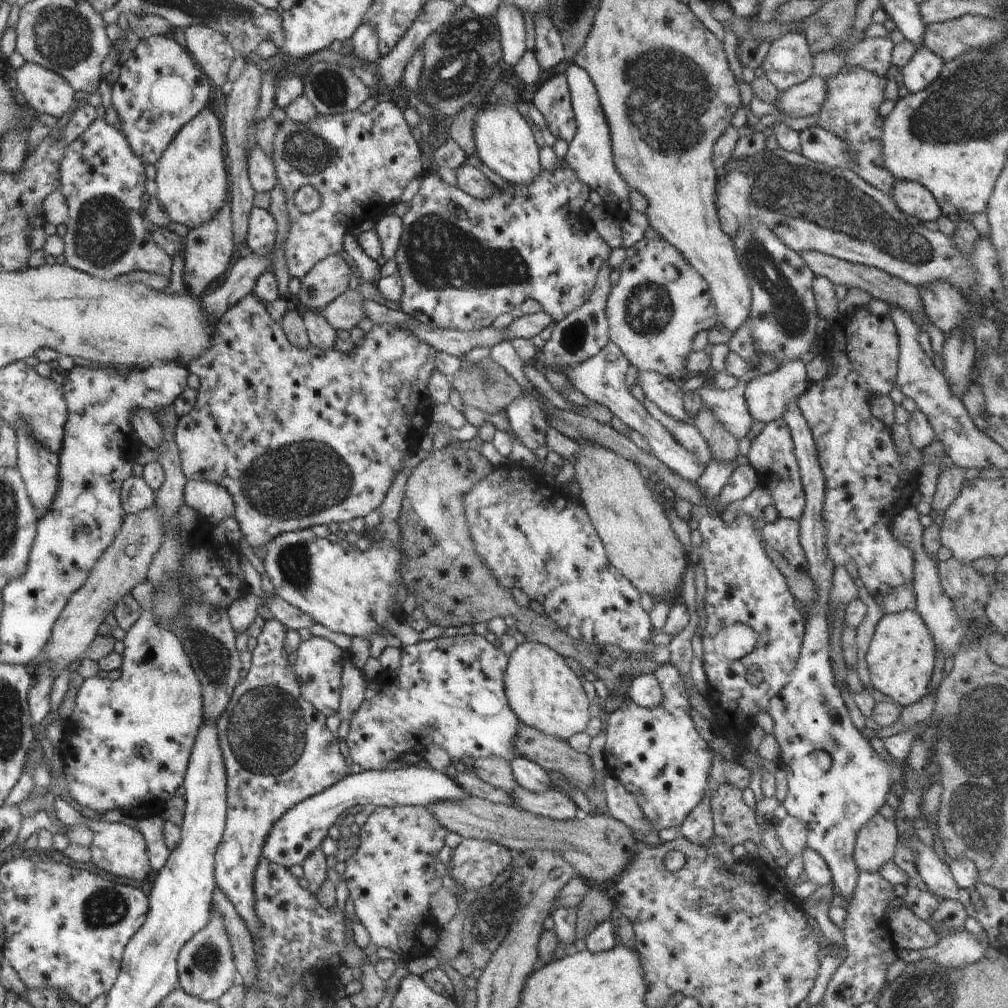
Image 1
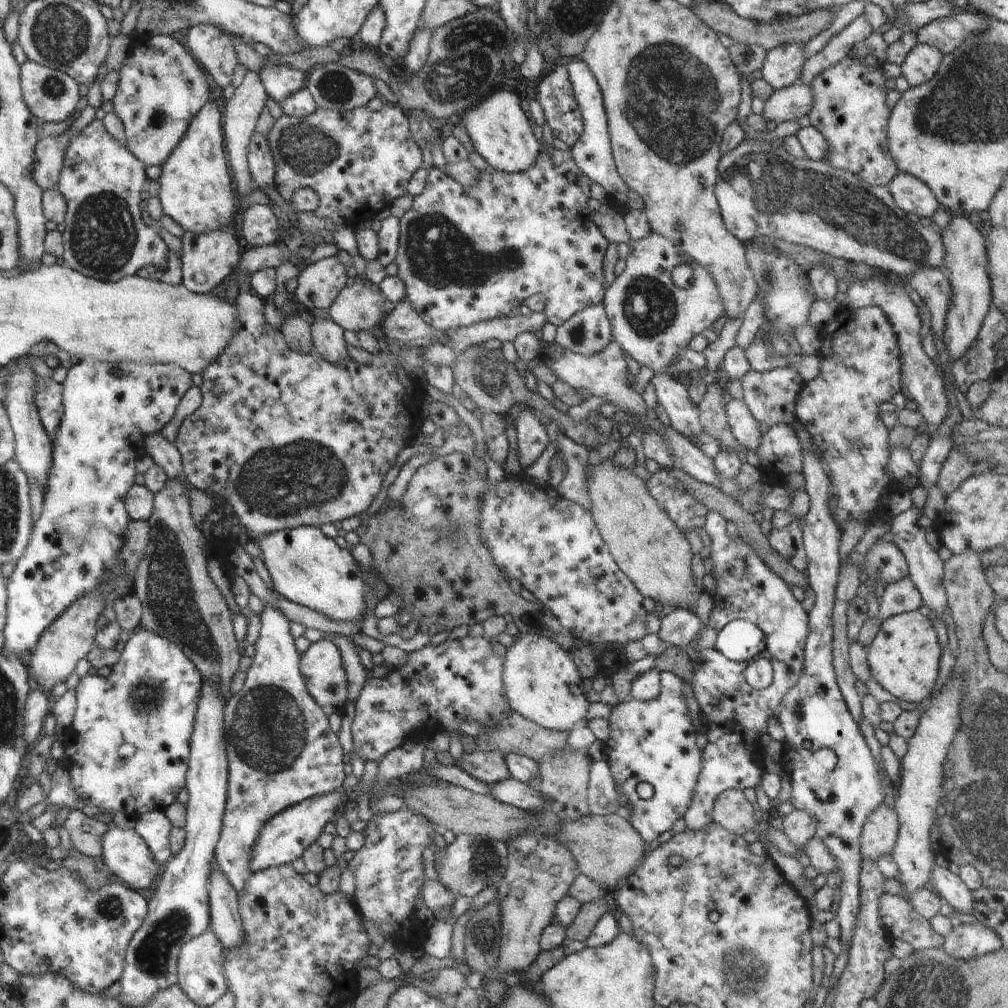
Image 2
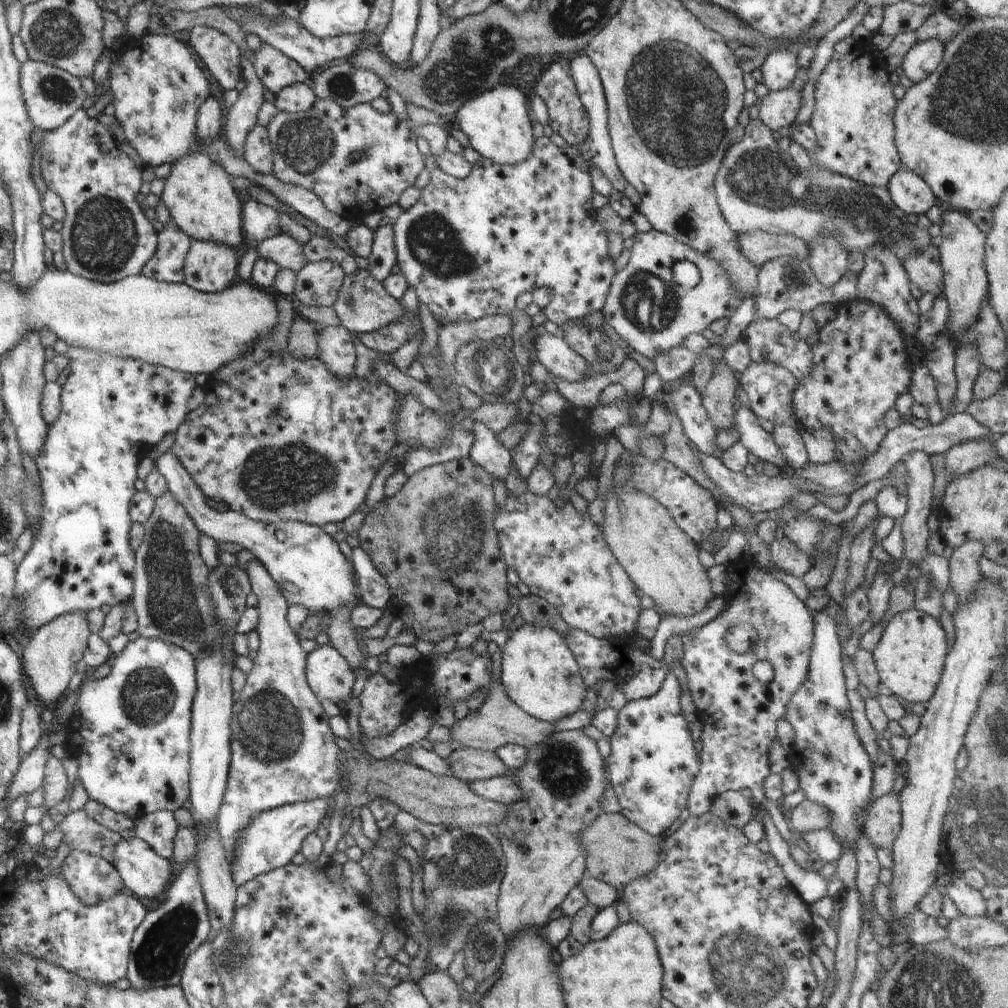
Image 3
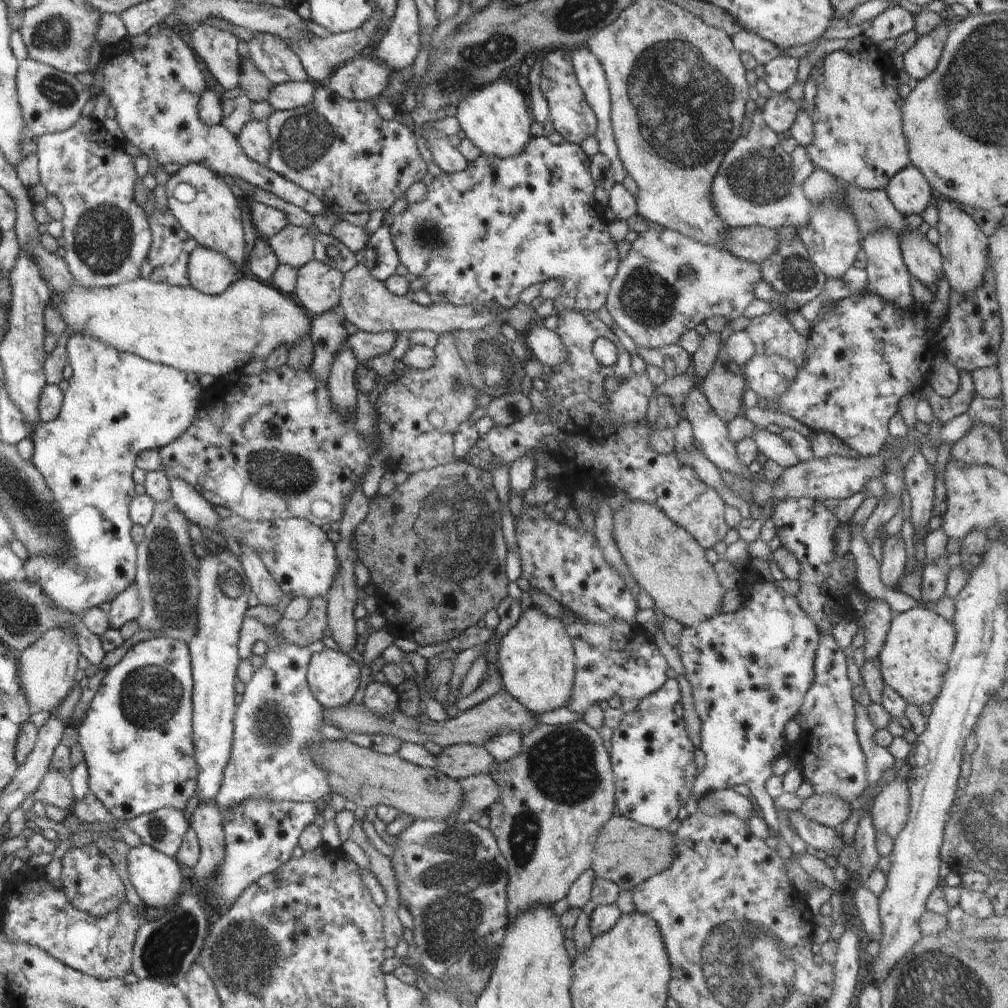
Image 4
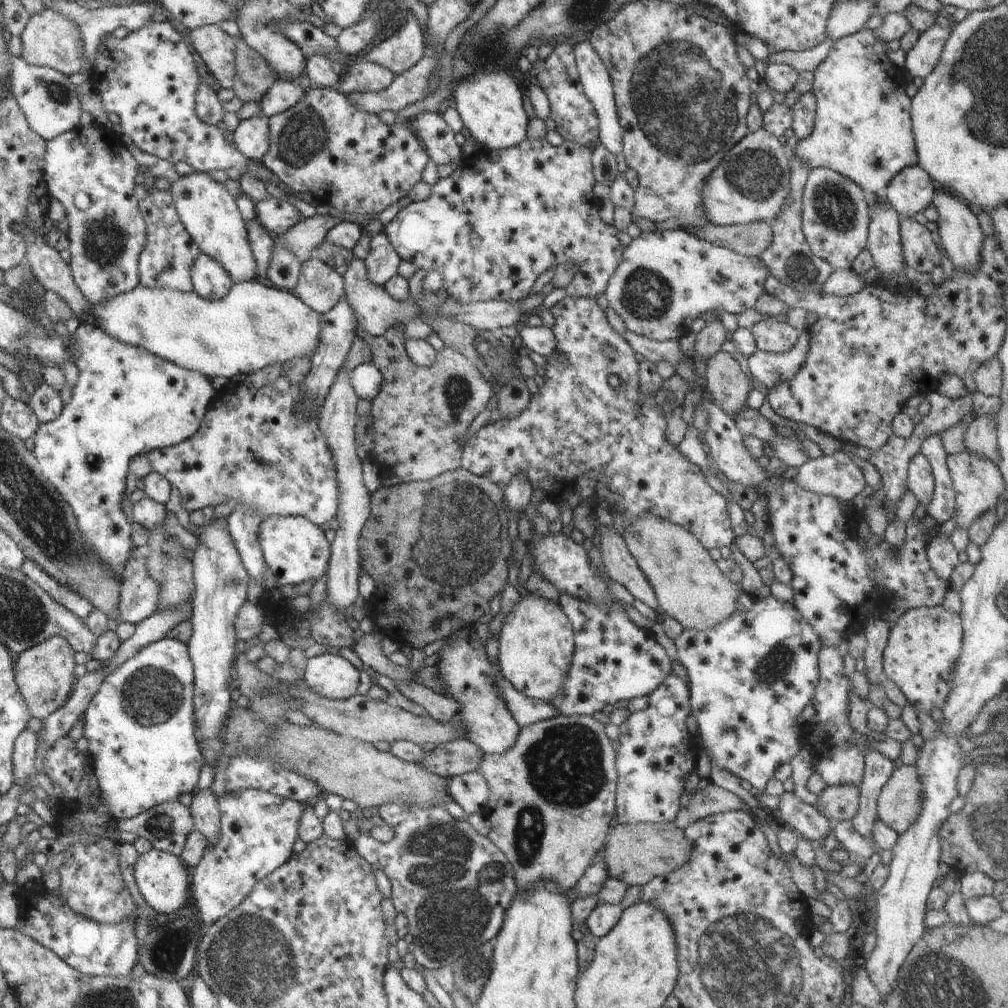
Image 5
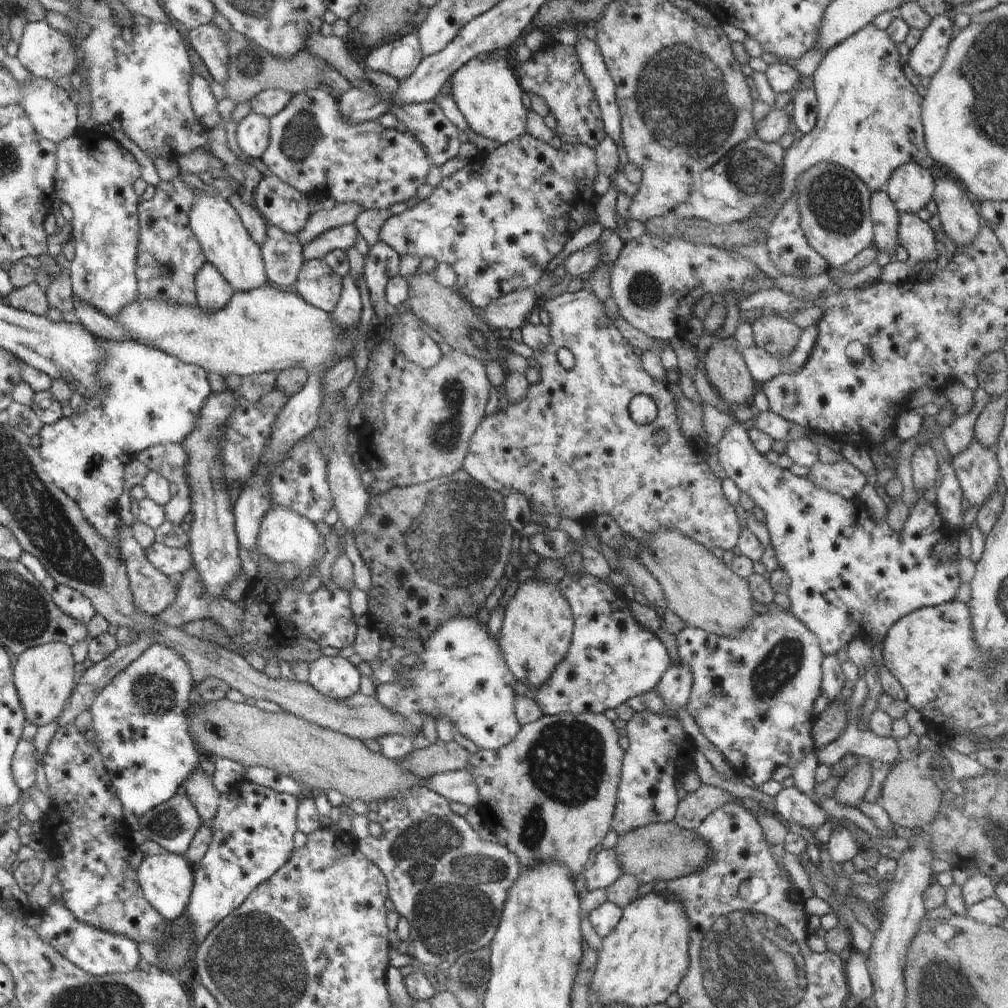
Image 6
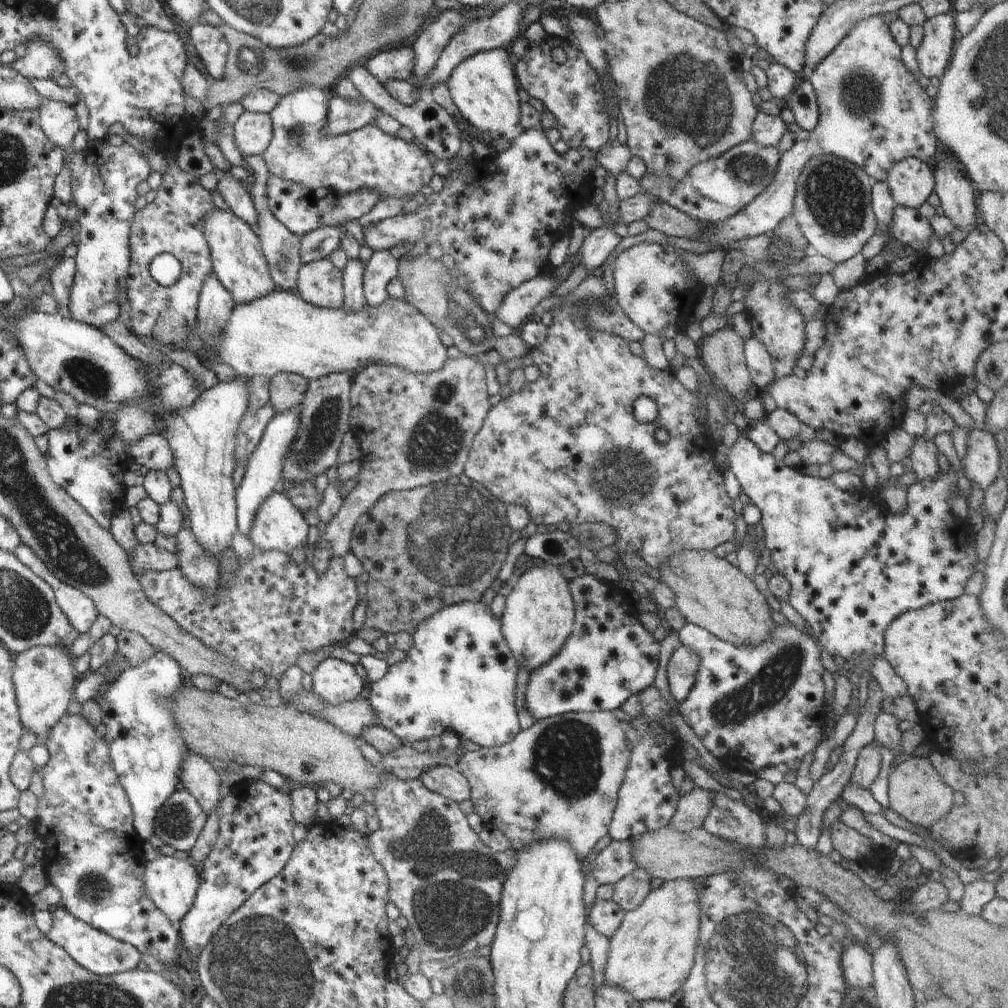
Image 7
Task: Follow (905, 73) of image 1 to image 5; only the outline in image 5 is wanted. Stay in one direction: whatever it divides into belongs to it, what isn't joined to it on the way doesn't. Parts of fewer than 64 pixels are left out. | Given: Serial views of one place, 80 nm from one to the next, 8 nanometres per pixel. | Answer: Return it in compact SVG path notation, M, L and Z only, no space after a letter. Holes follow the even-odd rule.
M936 16L933 26L919 34L917 44L906 51L906 66L910 75L926 79L939 64L943 49L954 28L954 21L949 16Z

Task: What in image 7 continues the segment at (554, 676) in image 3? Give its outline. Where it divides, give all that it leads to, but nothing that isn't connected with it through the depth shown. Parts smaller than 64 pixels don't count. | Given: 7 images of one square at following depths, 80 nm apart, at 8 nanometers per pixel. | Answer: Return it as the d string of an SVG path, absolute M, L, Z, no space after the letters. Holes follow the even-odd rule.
M554 564L532 565L520 576L512 592L506 595L506 608L501 618L502 636L516 660L517 670L525 668L530 674L540 668L560 652L572 634L575 604L568 582Z

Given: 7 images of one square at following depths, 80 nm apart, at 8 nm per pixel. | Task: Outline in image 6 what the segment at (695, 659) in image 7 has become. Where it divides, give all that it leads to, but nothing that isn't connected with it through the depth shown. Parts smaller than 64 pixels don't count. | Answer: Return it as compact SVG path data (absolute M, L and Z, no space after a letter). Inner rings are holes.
M684 662L669 664L655 689L666 711L662 714L636 711L628 722L622 724L627 735L623 743L624 758L620 764L617 804L611 823L611 830L617 835L648 824L675 821L680 802L676 782L694 764L697 751L694 739L686 733L678 718L679 712L688 704L692 682L692 672Z

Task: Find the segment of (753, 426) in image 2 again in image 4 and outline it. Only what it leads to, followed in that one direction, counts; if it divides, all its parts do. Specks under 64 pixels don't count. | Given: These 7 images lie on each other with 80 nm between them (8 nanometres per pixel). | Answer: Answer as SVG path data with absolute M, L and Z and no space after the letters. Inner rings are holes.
M756 425L751 439L756 444L758 452L761 452L768 460L776 462L785 469L798 465L800 462L796 452L780 435L770 434L766 429L764 430L764 428Z

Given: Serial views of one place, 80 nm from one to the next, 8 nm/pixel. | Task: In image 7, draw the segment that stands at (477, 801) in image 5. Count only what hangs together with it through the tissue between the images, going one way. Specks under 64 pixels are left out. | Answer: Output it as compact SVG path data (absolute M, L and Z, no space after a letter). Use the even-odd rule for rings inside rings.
M432 766L419 778L425 788L456 803L471 798L470 782L456 768Z

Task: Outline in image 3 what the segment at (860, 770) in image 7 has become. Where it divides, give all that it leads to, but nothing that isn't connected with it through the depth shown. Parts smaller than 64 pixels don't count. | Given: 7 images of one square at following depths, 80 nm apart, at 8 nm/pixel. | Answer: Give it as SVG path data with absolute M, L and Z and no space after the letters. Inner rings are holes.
M804 800L799 806L786 812L786 818L790 830L798 834L799 838L806 832L830 829L832 822L832 814L824 806L810 800Z

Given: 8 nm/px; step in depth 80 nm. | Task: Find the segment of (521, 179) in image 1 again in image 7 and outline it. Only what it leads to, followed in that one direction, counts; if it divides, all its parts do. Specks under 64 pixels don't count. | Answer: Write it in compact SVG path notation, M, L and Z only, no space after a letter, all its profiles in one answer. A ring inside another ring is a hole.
M496 48L466 58L454 68L447 86L460 115L471 127L512 141L525 131L520 126L519 83L509 54L510 49Z

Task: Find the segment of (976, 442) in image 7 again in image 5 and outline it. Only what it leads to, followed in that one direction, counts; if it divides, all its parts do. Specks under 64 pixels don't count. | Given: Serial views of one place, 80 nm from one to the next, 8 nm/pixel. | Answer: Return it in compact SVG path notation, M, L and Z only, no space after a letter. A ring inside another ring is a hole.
M970 451L948 455L946 460L956 492L954 514L958 513L958 516L956 516L955 528L969 528L971 522L983 512L997 507L1001 508L1004 505L1005 480L992 461Z

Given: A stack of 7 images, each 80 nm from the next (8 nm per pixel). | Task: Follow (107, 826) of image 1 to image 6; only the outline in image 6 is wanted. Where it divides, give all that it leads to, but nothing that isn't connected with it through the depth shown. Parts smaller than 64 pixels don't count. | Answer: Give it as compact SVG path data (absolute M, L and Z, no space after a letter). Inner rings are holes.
M159 854L156 856L144 856L140 866L136 870L138 886L142 890L144 899L164 918L164 921L176 920L184 914L193 893L195 876L192 876L192 868L184 856L176 854Z

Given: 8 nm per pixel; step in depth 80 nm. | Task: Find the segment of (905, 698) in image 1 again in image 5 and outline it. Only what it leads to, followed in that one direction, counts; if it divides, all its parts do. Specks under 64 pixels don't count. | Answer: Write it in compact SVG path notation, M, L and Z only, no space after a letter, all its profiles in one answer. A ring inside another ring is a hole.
M942 605L935 607L920 607L906 611L891 624L886 646L883 650L883 676L892 680L910 704L930 714L932 708L942 708L947 696L953 689L955 664L961 655L963 645L963 628L961 614L948 610Z

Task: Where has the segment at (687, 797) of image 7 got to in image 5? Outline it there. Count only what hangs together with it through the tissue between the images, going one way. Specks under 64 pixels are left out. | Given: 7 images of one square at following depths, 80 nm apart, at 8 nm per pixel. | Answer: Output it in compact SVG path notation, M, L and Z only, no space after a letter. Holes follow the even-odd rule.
M711 782L703 790L696 791L688 805L681 806L675 824L684 830L690 823L716 813L738 810L742 806L740 797Z

